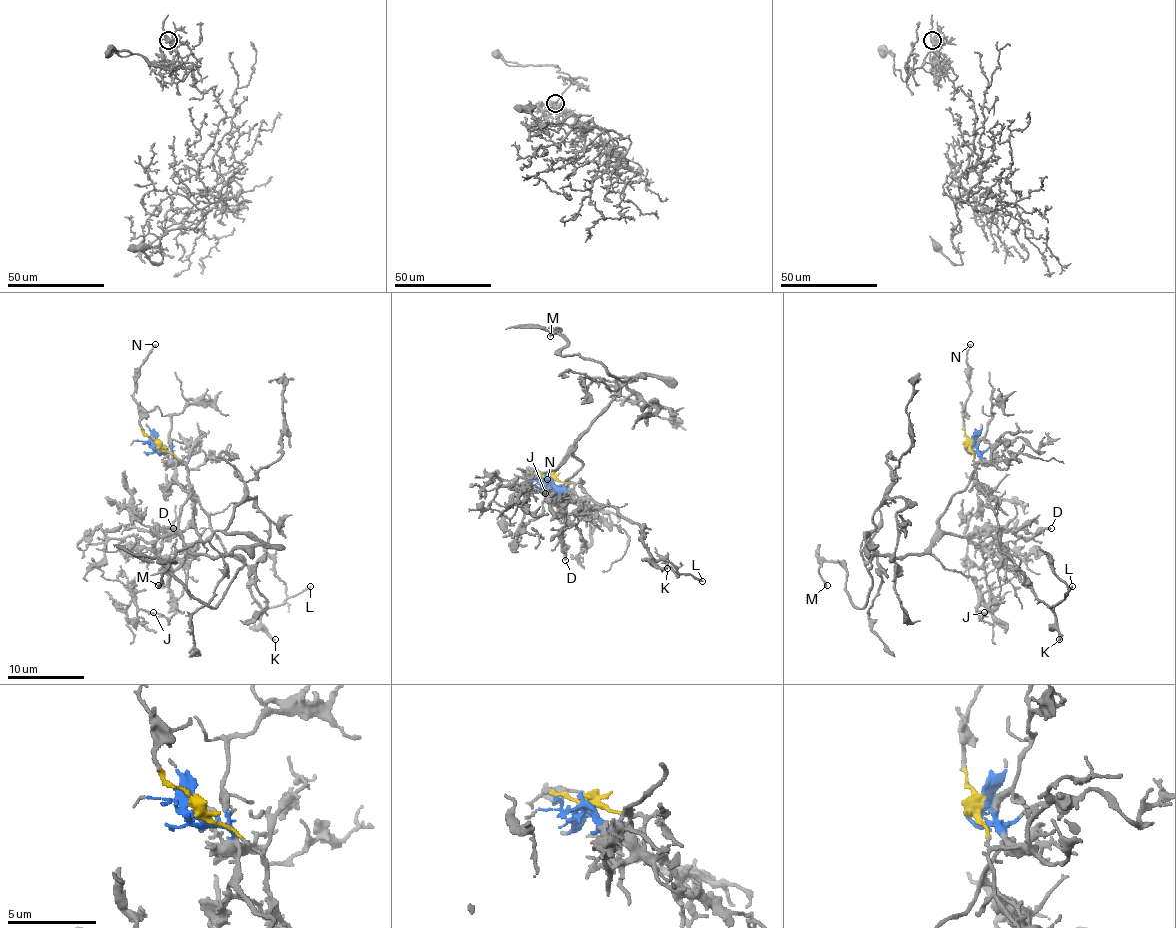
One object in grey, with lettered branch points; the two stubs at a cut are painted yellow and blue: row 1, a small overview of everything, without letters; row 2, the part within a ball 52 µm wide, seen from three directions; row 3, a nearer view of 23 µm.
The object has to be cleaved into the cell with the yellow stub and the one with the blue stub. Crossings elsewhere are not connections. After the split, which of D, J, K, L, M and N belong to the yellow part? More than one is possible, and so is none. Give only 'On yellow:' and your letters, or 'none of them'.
On yellow: K, L, N

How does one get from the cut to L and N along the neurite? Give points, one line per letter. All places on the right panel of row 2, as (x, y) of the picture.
L: (971, 444), (976, 484), (996, 515), (998, 546), (1019, 567), (1034, 594), (1051, 607), (1065, 597), (1072, 586)
N: (971, 444), (963, 425), (963, 406), (969, 396), (967, 348), (971, 345)

